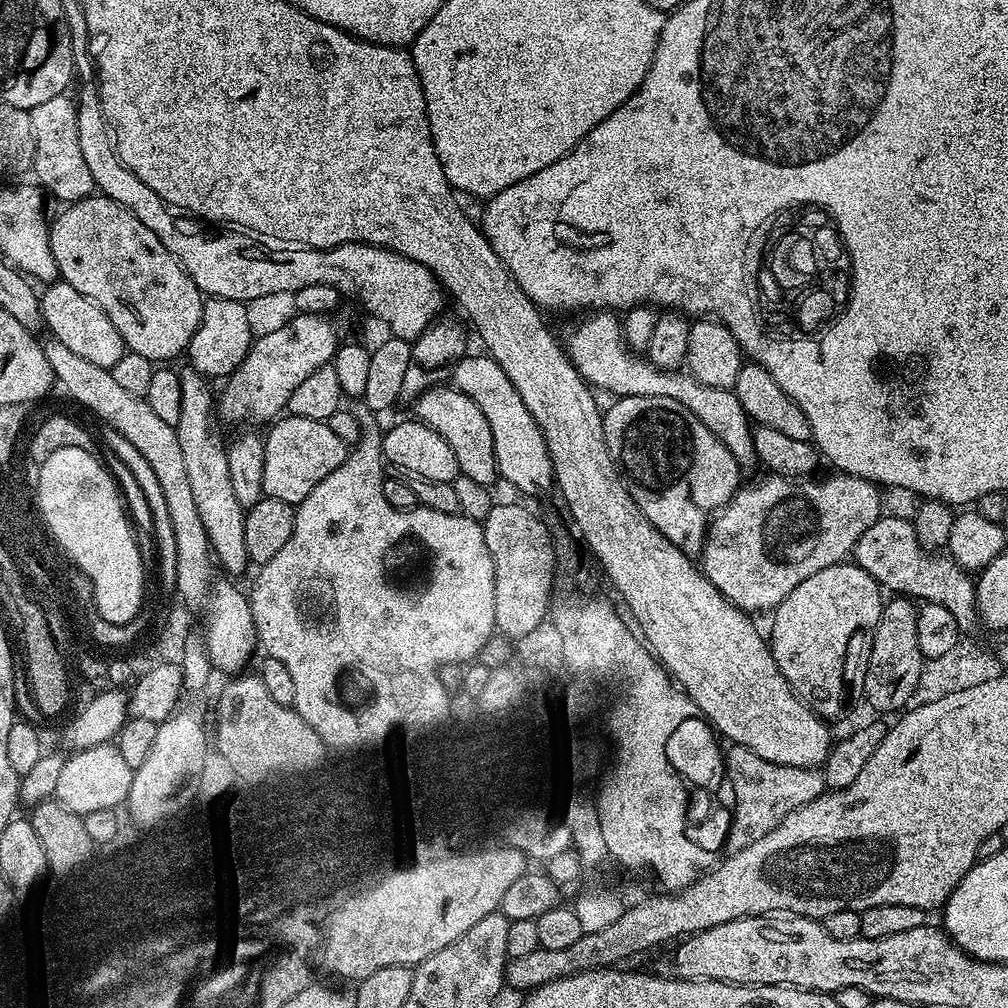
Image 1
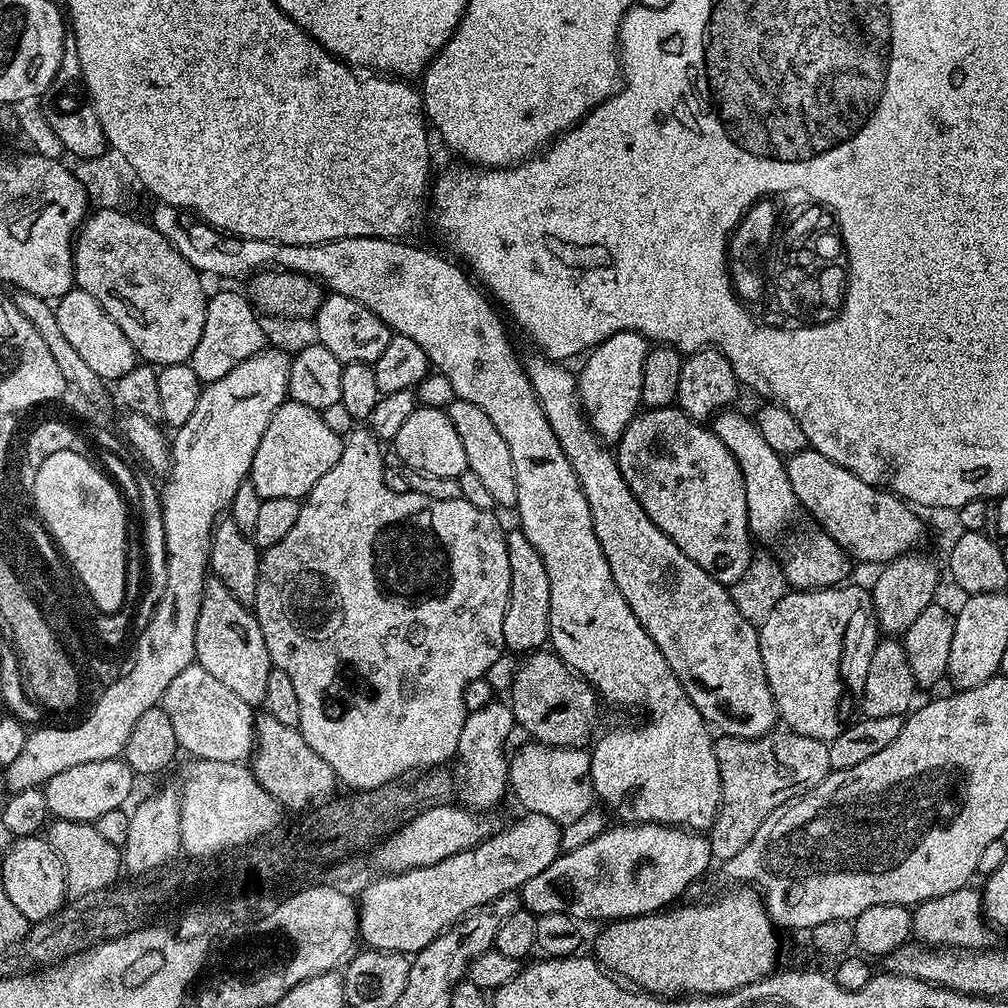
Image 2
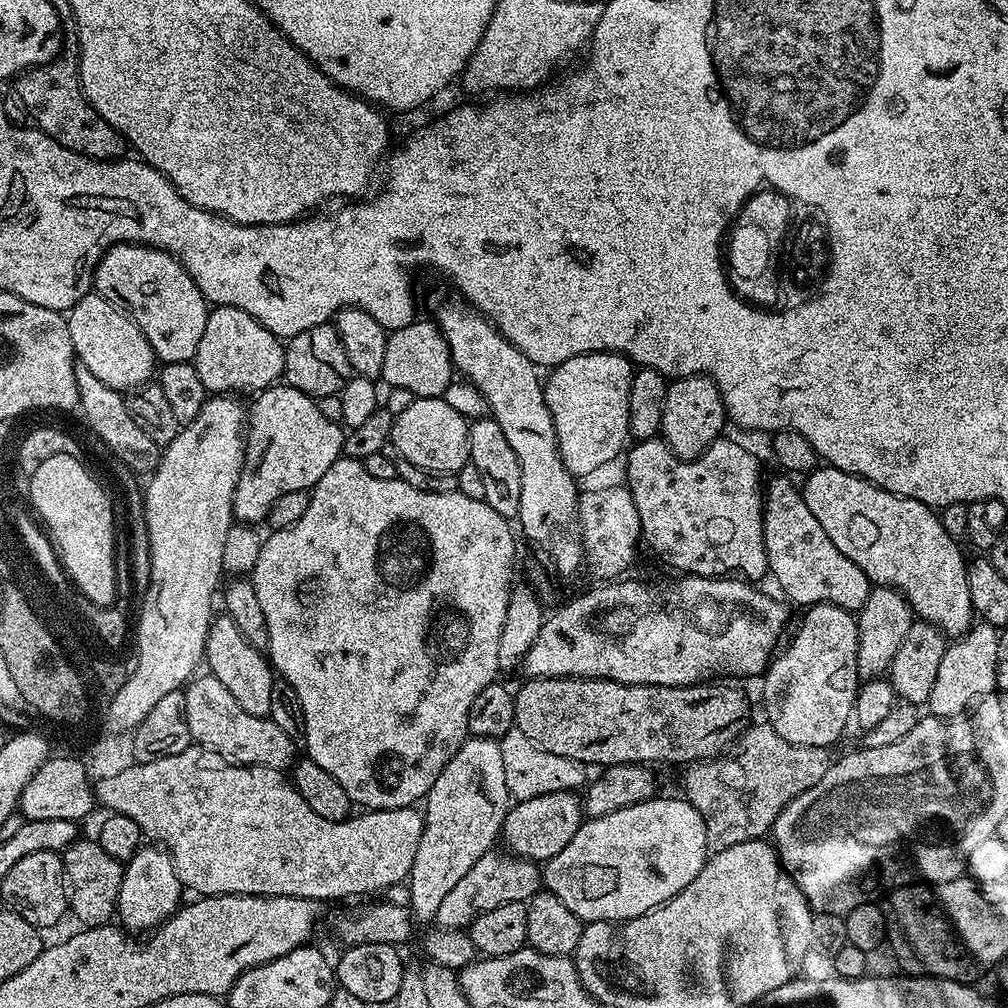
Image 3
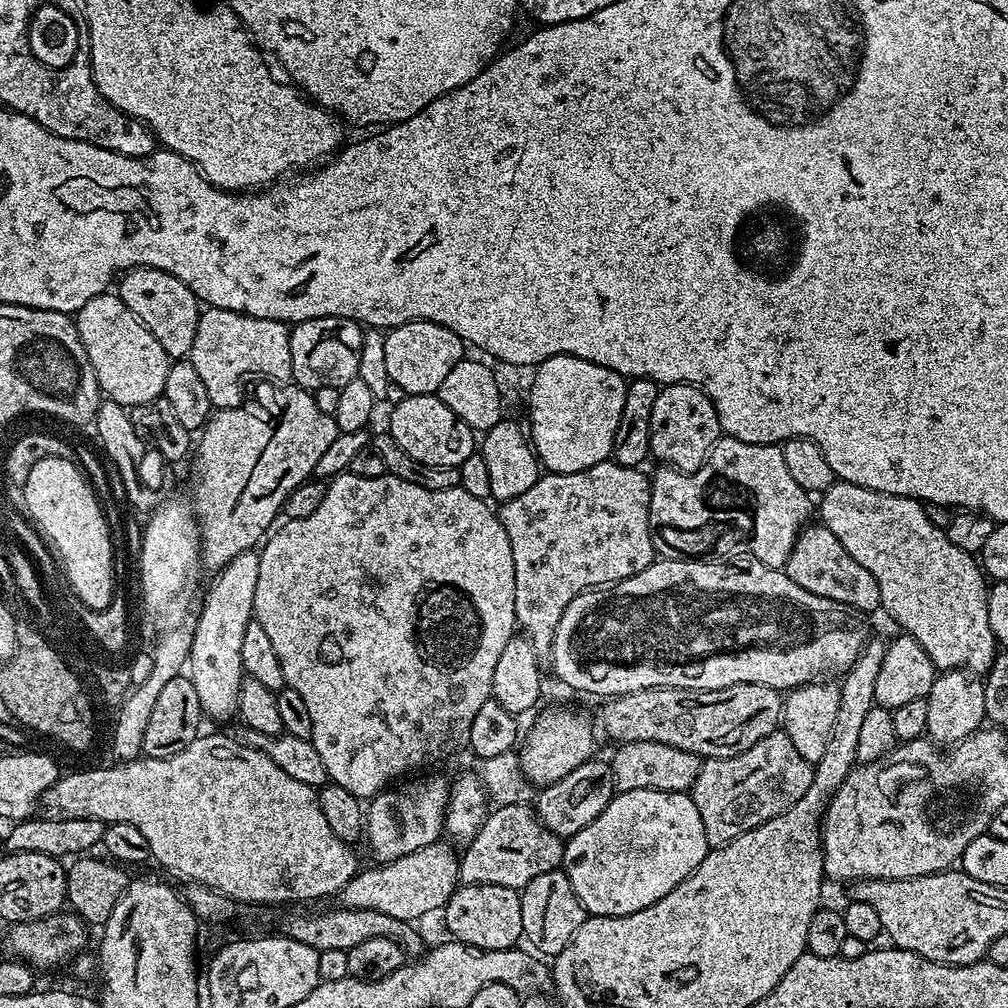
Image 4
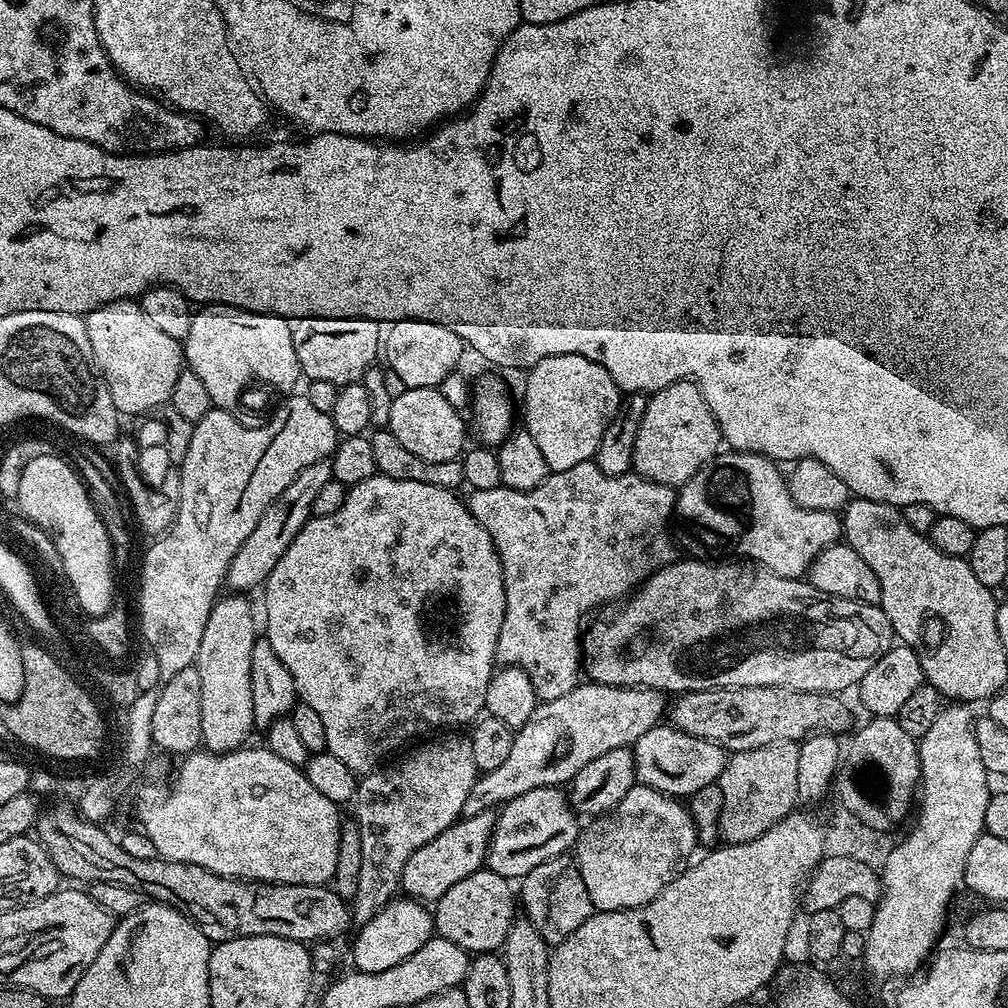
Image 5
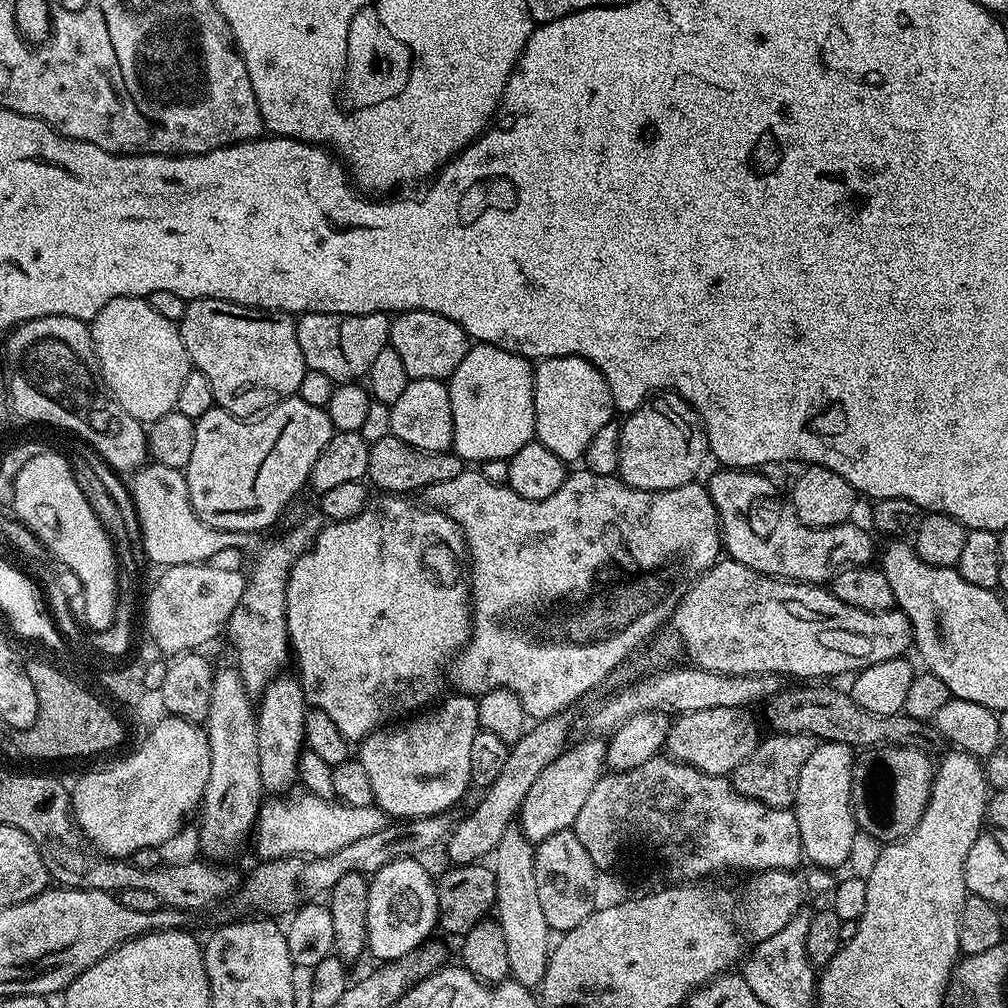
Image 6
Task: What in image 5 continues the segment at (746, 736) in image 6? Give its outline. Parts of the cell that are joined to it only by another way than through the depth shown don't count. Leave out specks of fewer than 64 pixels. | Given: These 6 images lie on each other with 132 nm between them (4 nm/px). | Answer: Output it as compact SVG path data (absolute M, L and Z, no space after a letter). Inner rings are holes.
M668 722L646 730L646 734L631 745L631 750L637 781L677 798L690 798L698 790L716 784L726 763L725 749L713 740L691 736Z

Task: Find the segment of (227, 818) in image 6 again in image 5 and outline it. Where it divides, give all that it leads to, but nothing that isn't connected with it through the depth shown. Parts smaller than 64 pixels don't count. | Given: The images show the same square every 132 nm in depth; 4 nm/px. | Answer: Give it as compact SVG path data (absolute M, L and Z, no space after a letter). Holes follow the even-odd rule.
M224 594L217 599L216 605L210 610L210 618L206 618L206 631L202 633L202 646L198 646L195 668L198 678L202 678L202 744L209 752L233 752L249 743L248 735L254 732L254 702L250 698L250 650L254 650L254 642L258 639L256 632L256 616L248 605L249 597L244 594Z

